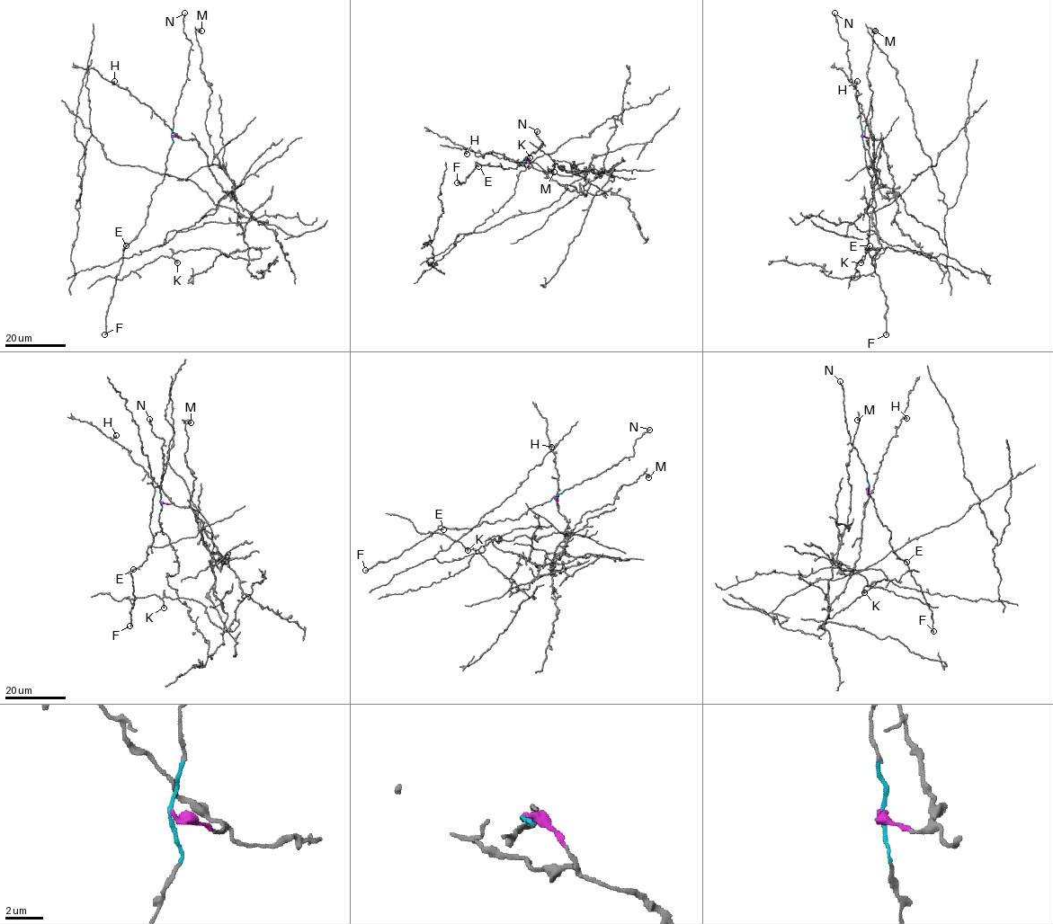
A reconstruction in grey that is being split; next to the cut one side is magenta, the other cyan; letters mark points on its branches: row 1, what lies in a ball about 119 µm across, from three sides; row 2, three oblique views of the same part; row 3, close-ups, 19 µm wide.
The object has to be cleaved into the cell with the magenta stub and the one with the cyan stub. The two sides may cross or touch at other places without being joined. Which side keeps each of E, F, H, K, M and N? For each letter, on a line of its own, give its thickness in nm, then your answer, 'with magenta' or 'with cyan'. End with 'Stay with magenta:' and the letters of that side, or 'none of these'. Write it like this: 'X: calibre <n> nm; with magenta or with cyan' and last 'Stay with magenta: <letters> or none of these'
E: calibre 240 nm; with cyan
F: calibre 200 nm; with cyan
H: calibre 320 nm; with magenta
K: calibre 320 nm; with magenta
M: calibre 550 nm; with magenta
N: calibre 200 nm; with cyan
Stay with magenta: H, K, M

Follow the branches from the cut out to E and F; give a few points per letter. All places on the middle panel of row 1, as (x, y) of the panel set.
E: (524, 158), (516, 168), (503, 169), (501, 164), (499, 166), (490, 166), (477, 162), (478, 166)
F: (524, 158), (516, 168), (507, 169), (503, 169), (501, 164), (490, 166), (477, 162), (466, 181), (457, 182)

